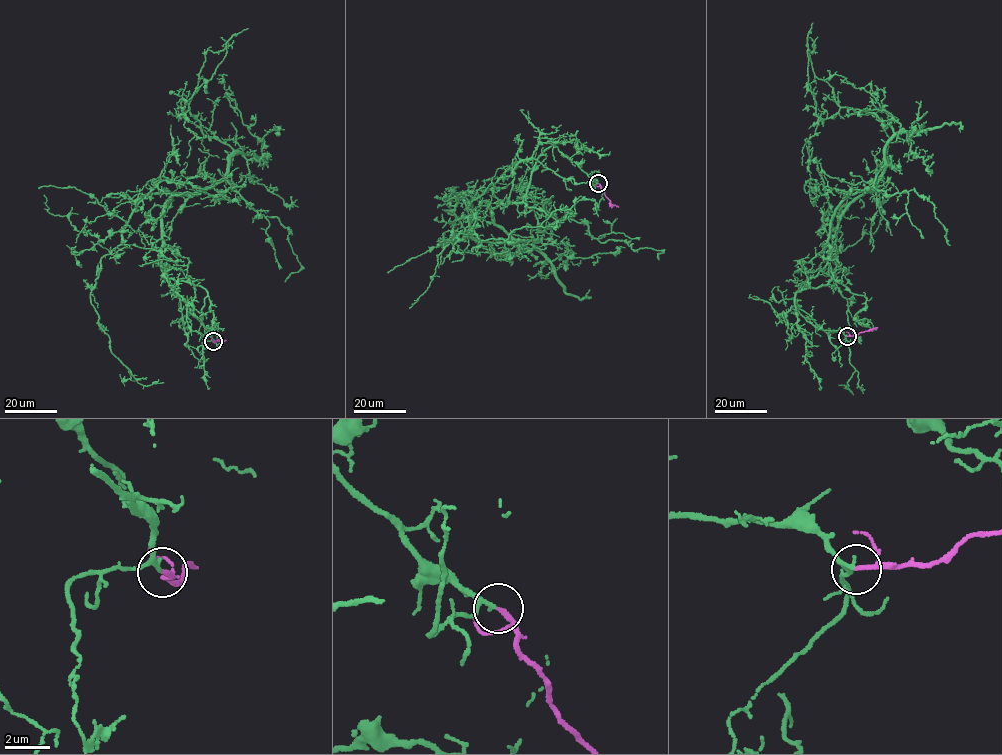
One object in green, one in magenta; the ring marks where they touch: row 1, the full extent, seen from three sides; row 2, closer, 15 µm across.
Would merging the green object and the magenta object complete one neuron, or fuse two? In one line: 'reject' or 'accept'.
accept

